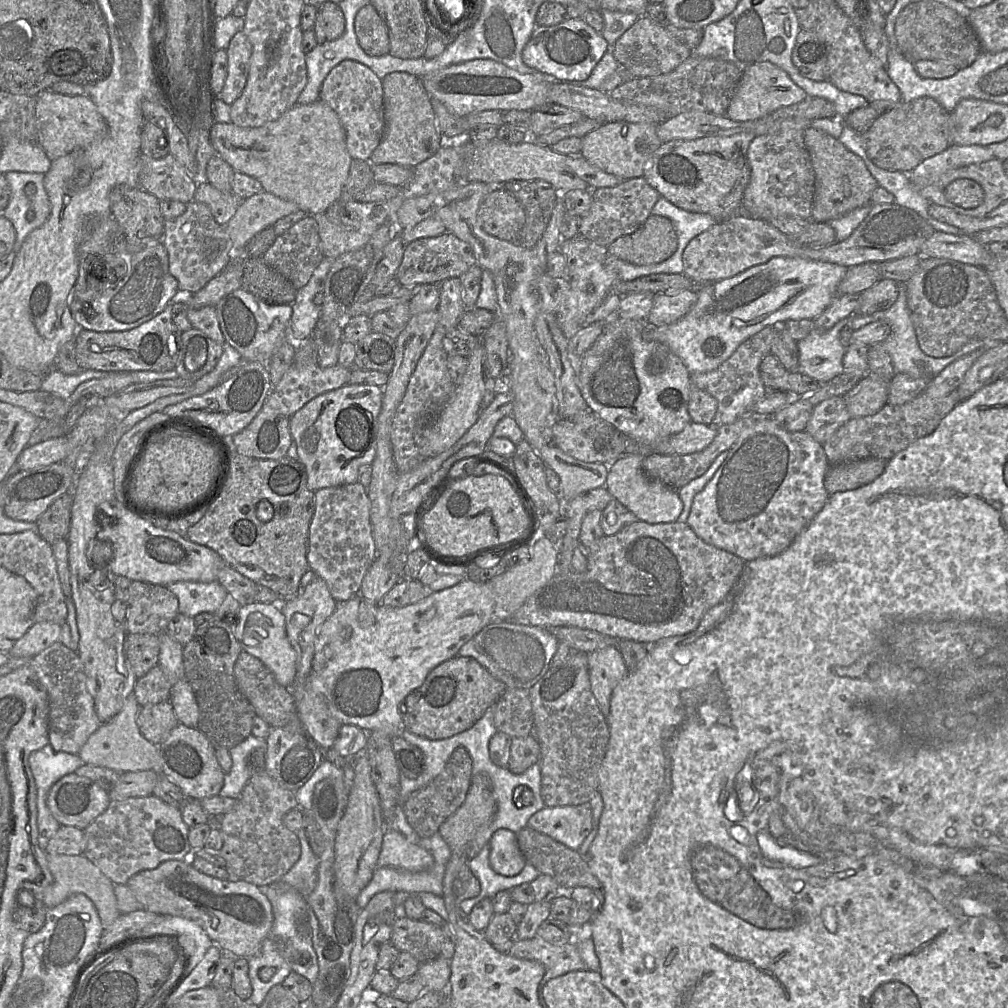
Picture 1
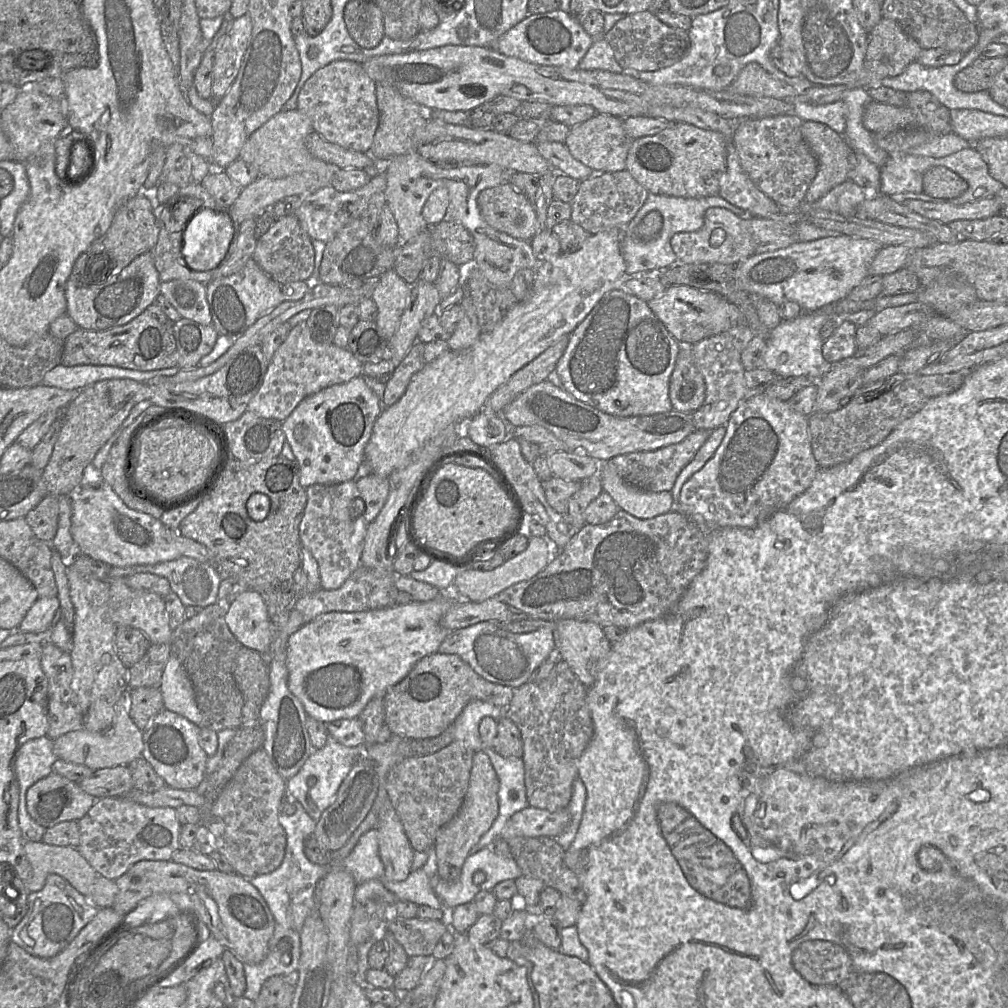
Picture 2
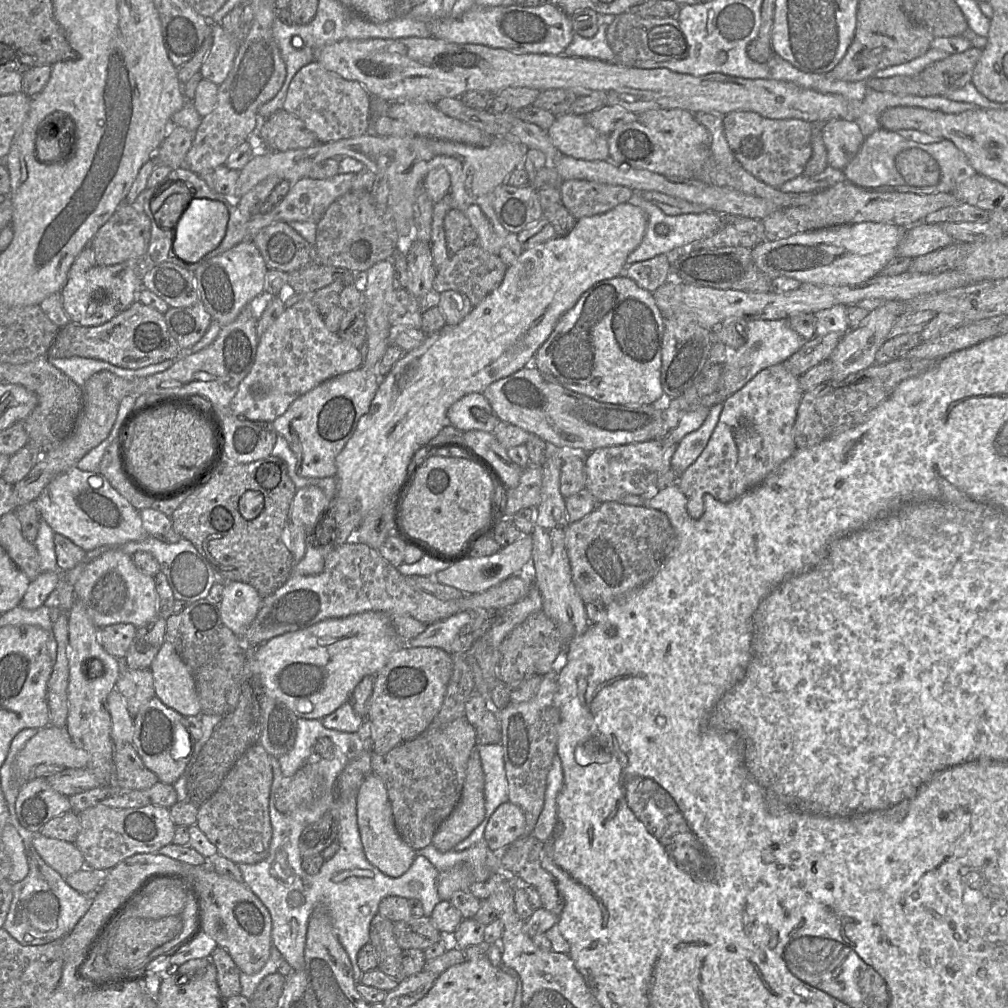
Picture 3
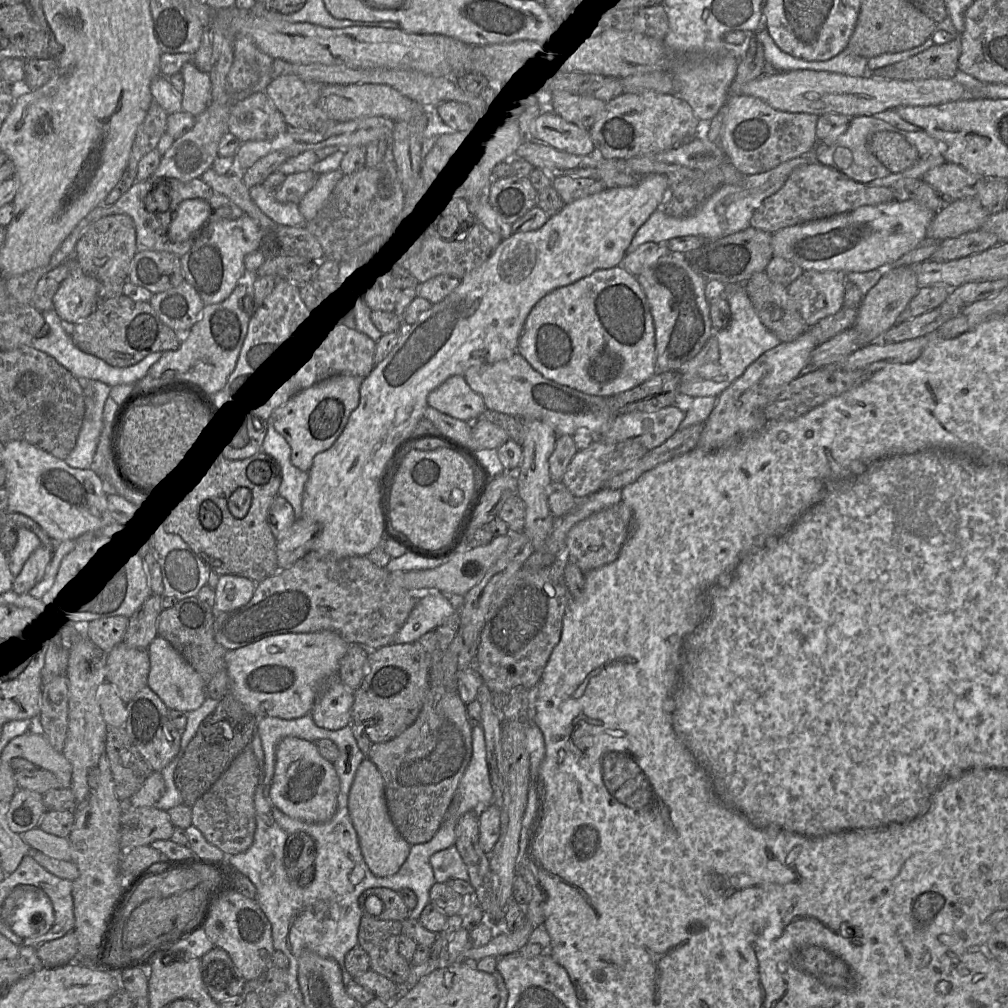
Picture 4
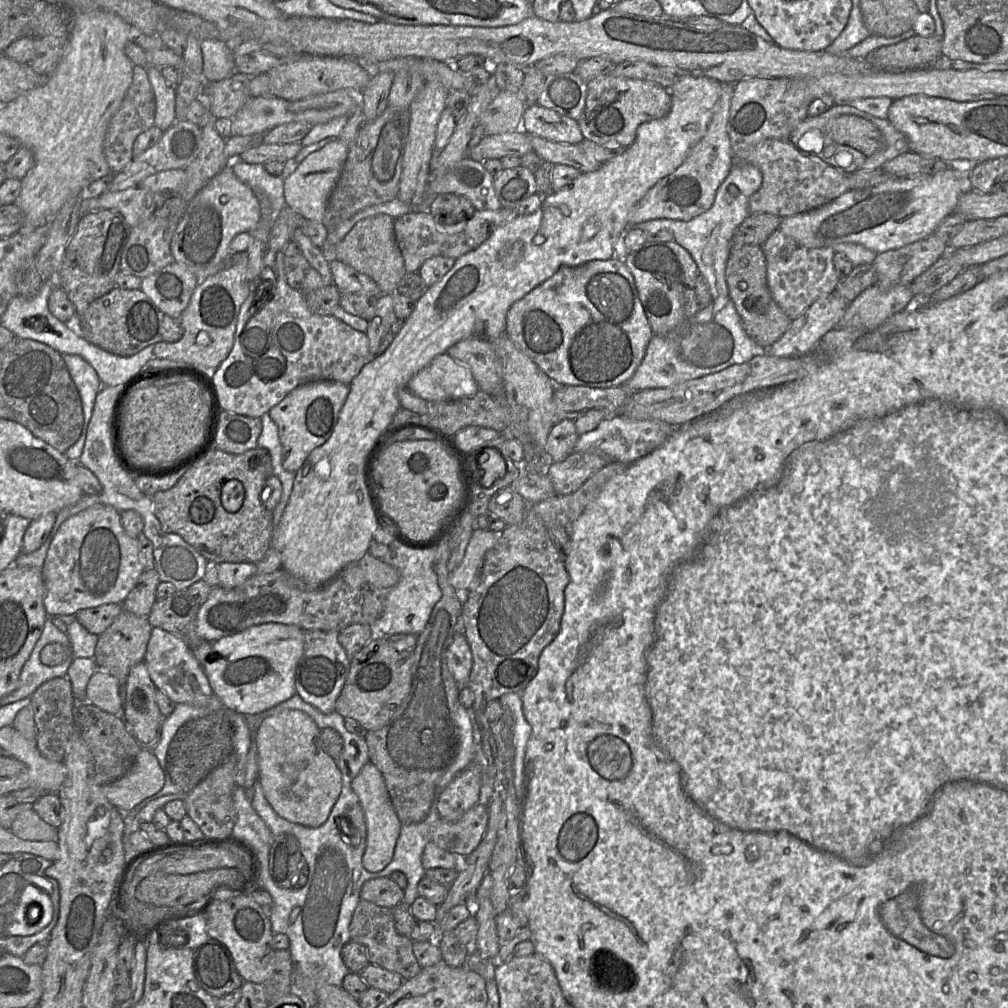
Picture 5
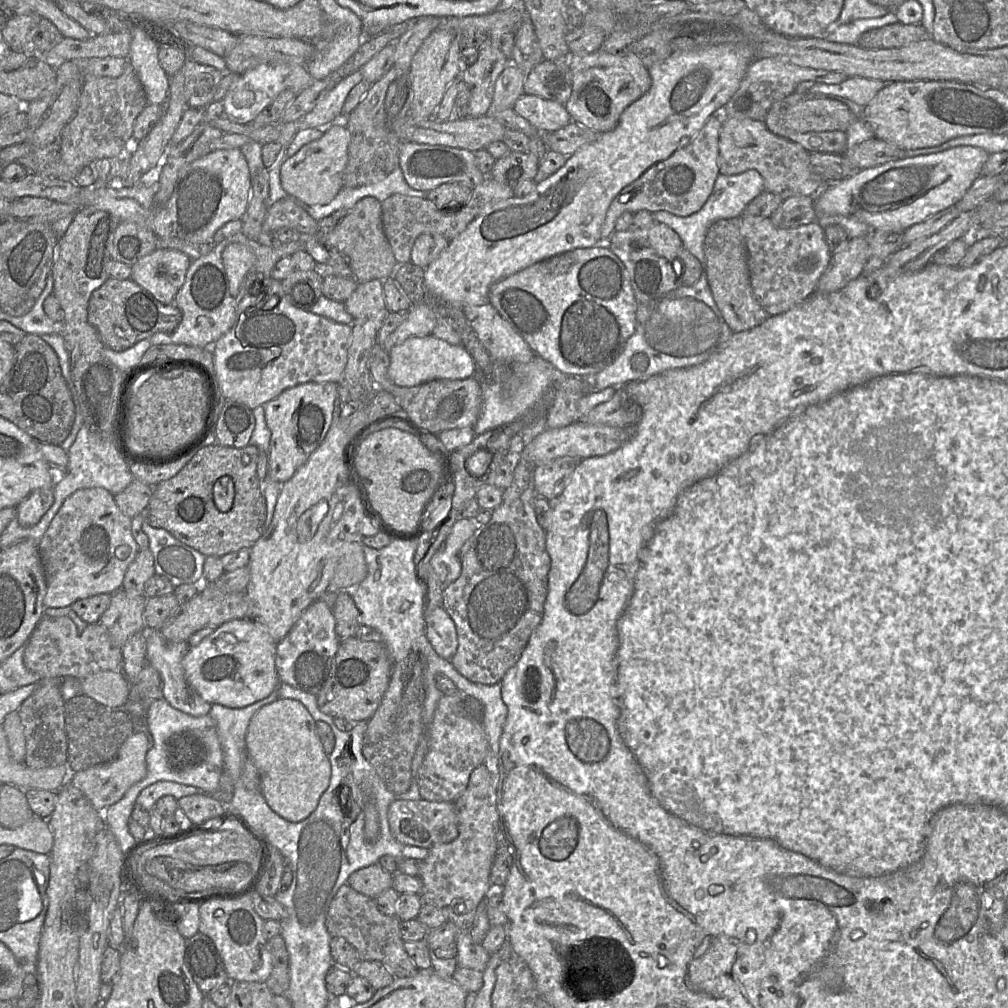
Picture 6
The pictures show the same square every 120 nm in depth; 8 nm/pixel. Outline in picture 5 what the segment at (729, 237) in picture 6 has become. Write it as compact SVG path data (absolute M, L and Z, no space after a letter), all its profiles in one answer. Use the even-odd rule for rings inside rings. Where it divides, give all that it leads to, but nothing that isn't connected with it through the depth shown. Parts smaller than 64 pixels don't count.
M733 237L725 271L729 297L739 314L746 334L767 349L789 329L792 320L774 301L767 284L767 263L762 247Z

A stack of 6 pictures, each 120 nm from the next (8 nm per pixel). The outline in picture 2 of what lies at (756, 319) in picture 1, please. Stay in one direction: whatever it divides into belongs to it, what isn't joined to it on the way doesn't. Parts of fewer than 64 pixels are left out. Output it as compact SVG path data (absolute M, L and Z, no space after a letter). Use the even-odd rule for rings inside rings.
M844 234L828 236L814 241L798 241L787 248L755 254L736 266L743 287L777 306L785 302L797 303L803 312L818 312L845 298L867 276L870 263L882 245L875 240Z

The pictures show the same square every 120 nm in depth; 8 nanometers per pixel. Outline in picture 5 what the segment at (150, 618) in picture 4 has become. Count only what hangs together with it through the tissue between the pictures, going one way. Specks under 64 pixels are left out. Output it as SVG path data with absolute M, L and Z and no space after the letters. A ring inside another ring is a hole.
M156 568L145 569L123 601L123 610L138 616L148 616L156 601L156 589L160 582Z

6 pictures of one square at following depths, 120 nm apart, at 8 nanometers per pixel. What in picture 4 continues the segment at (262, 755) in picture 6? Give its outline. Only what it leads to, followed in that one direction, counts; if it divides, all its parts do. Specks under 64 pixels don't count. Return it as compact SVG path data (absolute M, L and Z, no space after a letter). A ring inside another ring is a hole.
M286 737L276 747L276 763L269 796L287 816L308 823L325 823L336 813L340 780L334 764L323 758L316 743Z

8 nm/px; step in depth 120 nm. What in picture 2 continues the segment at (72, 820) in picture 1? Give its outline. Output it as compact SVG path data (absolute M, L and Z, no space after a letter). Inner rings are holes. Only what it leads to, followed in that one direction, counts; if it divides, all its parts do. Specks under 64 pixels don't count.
M52 773L35 784L26 792L26 807L32 819L44 828L52 827L63 821L79 821L98 798L83 791L78 783Z

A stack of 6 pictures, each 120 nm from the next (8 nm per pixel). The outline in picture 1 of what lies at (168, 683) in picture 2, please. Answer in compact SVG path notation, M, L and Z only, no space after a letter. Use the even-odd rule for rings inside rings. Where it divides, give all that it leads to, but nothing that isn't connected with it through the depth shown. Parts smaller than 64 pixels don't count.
M186 678L171 686L169 702L172 704L174 713L181 724L191 728L198 727L199 708L190 683Z

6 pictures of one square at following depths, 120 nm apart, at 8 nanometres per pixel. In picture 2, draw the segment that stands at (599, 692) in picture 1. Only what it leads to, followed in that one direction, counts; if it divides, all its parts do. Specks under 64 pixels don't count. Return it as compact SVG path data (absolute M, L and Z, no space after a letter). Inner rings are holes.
M563 619L555 622L553 635L556 647L549 657L565 661L581 683L590 688L595 682L599 663L612 648L612 643L606 637L603 628L594 622Z

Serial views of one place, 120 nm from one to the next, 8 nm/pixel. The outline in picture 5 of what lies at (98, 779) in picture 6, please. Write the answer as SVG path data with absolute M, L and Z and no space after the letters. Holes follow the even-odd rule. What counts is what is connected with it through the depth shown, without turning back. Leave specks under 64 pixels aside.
M143 747L125 776L102 785L103 794L119 811L132 810L162 790L165 776L153 750Z

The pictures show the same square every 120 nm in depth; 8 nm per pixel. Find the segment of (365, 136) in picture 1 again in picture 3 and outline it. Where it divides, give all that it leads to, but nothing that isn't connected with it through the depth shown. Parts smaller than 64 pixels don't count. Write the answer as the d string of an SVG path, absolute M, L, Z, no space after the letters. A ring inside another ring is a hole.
M315 61L295 74L288 87L283 109L300 119L320 142L354 138L372 131L370 94L366 88Z

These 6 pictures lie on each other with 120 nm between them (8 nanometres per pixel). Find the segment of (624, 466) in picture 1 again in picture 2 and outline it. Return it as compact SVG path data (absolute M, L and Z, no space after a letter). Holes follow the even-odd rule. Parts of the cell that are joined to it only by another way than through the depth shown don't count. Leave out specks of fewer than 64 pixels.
M603 462L600 467L600 481L620 509L640 518L650 519L673 511L670 491L647 492L626 484L611 462Z

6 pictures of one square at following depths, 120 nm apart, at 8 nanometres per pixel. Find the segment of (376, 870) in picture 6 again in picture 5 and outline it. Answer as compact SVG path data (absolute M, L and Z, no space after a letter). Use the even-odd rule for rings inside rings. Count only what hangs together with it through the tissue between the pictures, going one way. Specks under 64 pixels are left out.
M379 877L366 881L360 891L360 899L389 909L403 903L404 890L390 877Z

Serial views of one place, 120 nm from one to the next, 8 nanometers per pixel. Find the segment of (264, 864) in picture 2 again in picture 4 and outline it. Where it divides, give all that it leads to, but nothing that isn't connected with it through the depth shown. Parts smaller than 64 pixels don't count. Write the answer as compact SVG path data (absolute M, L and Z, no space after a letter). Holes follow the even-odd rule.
M248 745L230 764L212 787L191 807L192 824L205 839L225 855L247 851L256 830L254 796L261 768L251 745Z

